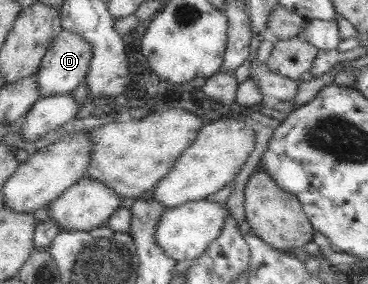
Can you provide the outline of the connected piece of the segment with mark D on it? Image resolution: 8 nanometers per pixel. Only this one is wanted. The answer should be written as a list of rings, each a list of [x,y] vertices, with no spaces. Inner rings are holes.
[[[68,29],[62,31],[37,74],[43,96],[73,93],[87,80],[94,55],[88,39]]]

